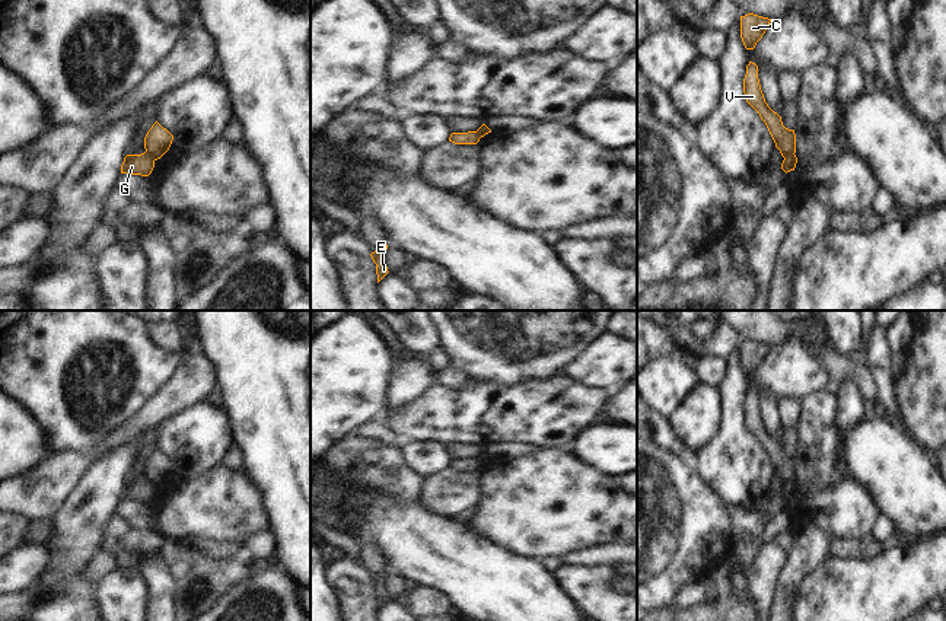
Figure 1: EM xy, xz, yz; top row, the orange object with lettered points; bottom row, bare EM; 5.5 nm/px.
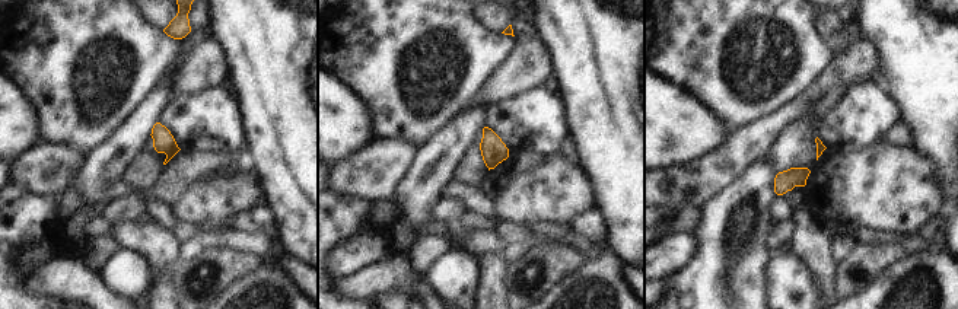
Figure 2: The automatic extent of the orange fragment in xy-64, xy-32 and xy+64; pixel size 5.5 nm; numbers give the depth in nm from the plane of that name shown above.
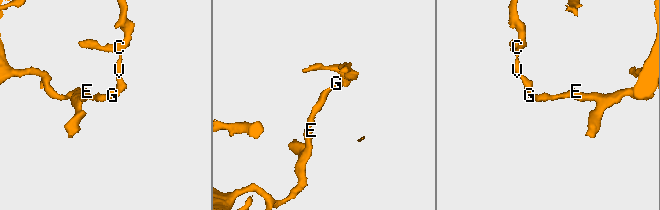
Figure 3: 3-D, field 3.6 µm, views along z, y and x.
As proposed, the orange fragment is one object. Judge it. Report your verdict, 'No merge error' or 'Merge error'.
Merge error

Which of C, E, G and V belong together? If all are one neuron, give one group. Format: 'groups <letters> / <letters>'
groups C V / E G

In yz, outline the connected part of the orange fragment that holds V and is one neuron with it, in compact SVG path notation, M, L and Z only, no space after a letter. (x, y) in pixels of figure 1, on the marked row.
M752 61L746 66L746 74L743 79L743 93L746 102L759 114L761 120L765 122L775 147L780 150L781 156L796 153L796 134L794 130L789 130L783 125L781 117L774 112L765 102L764 93L761 90L758 79L758 66Z

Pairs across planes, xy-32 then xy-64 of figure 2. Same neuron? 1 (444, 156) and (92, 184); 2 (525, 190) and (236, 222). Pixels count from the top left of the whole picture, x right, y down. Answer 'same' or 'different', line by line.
1: same
2: different

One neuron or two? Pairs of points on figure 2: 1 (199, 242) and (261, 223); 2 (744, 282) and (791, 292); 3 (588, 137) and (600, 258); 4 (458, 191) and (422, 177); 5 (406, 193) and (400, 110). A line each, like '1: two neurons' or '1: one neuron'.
1: two neurons
2: two neurons
3: two neurons
4: two neurons
5: two neurons

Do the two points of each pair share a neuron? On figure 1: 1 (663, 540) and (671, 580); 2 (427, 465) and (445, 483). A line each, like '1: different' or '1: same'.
1: same
2: different

